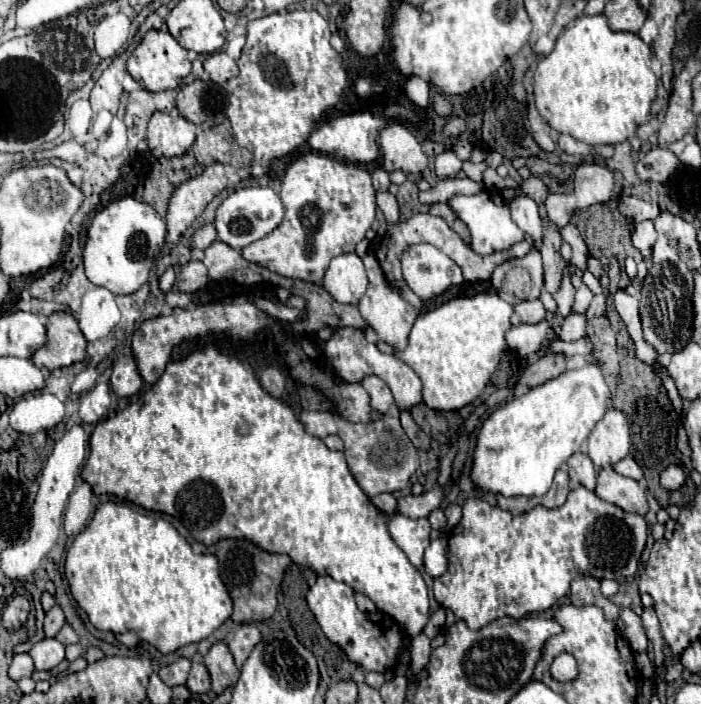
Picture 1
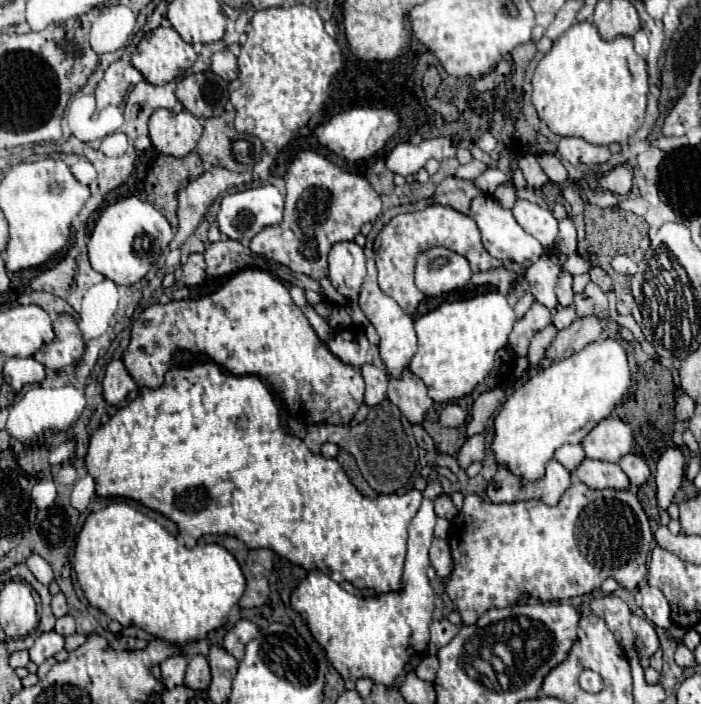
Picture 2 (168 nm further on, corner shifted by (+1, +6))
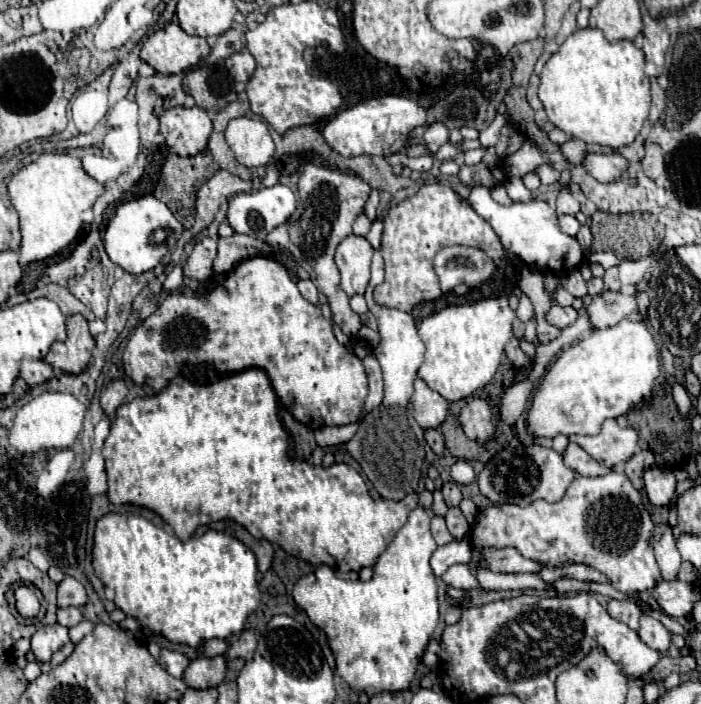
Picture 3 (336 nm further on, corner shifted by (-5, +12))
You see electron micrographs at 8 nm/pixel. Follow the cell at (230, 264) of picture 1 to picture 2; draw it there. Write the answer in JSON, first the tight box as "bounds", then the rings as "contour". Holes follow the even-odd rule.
{"bounds":[206,240,254,276],"contour":[[[218,240],[206,246],[206,272],[208,276],[228,276],[238,270],[246,270],[246,266],[254,266],[254,254],[248,246],[242,246],[236,240]]]}

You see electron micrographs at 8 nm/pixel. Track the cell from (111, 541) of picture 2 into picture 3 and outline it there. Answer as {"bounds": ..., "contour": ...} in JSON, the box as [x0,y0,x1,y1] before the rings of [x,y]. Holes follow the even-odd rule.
{"bounds":[92,514,262,648],"contour":[[[106,514],[98,520],[92,564],[100,580],[116,592],[116,606],[124,614],[138,618],[142,626],[164,636],[168,642],[192,648],[198,648],[212,638],[230,638],[232,634],[242,632],[246,618],[258,608],[262,596],[256,556],[240,540],[218,530],[208,530],[198,538],[180,542],[176,536],[134,514]]]}

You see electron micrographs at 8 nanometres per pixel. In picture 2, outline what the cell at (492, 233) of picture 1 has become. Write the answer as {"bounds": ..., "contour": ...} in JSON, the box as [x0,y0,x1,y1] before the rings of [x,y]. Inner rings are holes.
{"bounds":[470,194,546,266],"contour":[[[480,194],[478,198],[472,200],[470,218],[478,224],[478,230],[482,234],[482,244],[488,250],[488,254],[498,260],[514,260],[514,262],[520,262],[522,266],[530,266],[538,260],[542,252],[546,252],[546,248],[540,246],[538,240],[534,240],[528,232],[522,230],[522,226],[518,226],[518,222],[512,216],[512,210],[502,208],[490,194],[488,198],[486,194]]]}

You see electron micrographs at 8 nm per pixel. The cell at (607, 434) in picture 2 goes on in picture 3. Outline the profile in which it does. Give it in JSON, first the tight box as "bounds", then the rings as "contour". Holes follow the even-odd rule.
{"bounds":[570,418,638,468],"contour":[[[614,418],[606,420],[596,436],[570,436],[570,440],[608,468],[632,458],[638,446],[636,430],[630,426],[620,426]]]}

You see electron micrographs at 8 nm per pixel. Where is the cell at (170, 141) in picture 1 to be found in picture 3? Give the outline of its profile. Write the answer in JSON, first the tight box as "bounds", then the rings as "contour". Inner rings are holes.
{"bounds":[160,106,212,156],"contour":[[[176,106],[162,114],[160,132],[170,150],[178,156],[196,156],[206,150],[212,134],[212,120],[204,108]]]}

